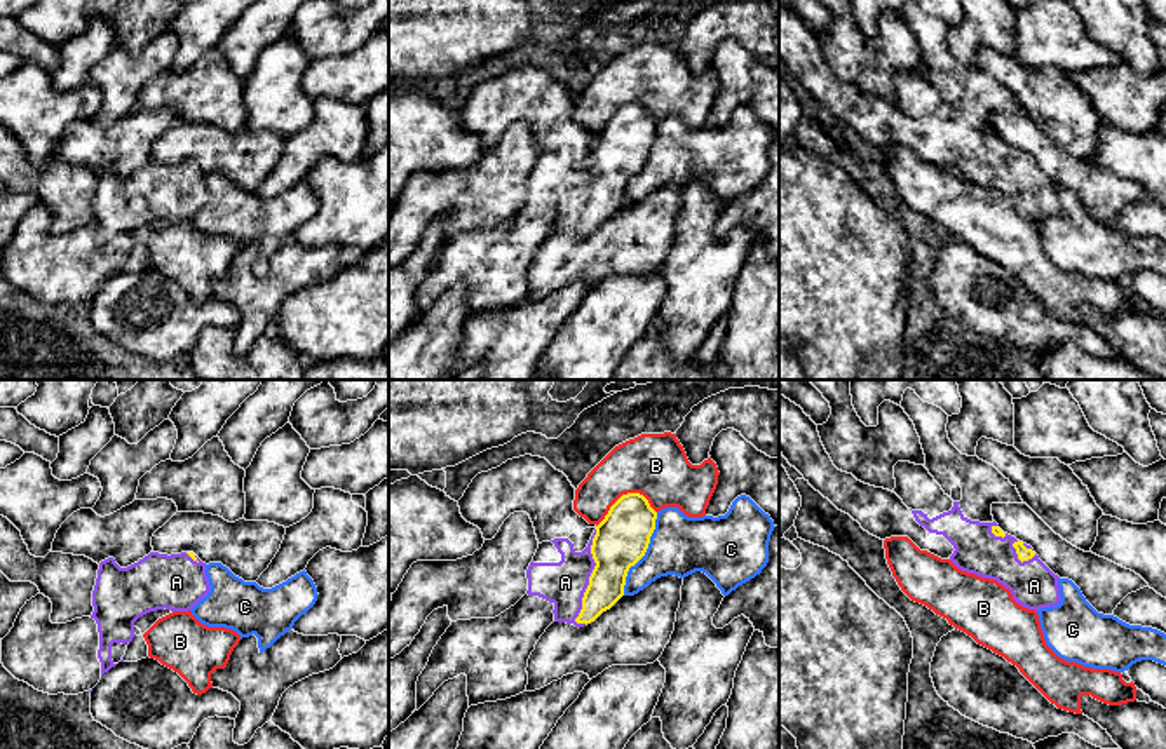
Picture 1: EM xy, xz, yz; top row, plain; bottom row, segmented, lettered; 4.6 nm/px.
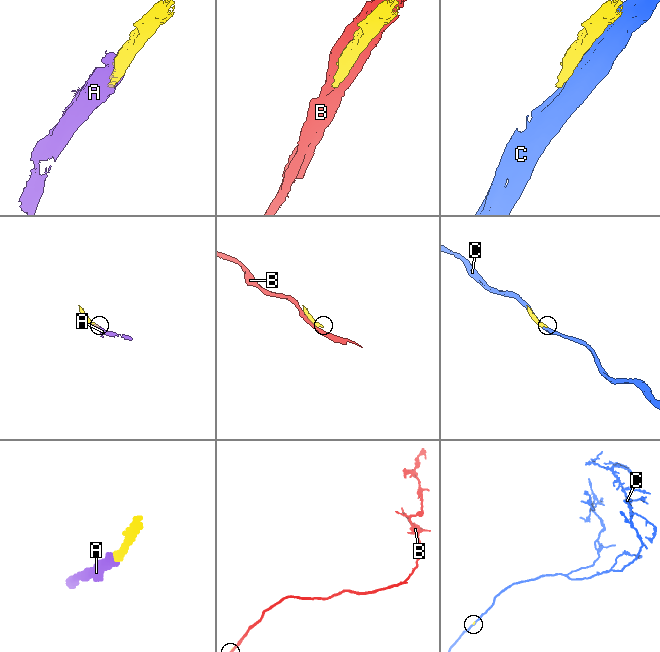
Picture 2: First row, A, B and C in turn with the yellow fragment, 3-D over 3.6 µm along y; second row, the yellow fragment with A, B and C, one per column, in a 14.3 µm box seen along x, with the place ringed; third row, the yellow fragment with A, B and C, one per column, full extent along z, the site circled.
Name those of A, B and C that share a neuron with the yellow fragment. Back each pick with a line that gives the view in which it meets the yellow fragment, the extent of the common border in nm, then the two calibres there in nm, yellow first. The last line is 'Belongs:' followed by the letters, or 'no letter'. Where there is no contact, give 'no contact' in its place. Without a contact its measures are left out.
A: xz | 440 nm | 240/200 nm
Belongs: A

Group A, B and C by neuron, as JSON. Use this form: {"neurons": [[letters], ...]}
{"neurons": [["A"], ["B"], ["C"]]}

